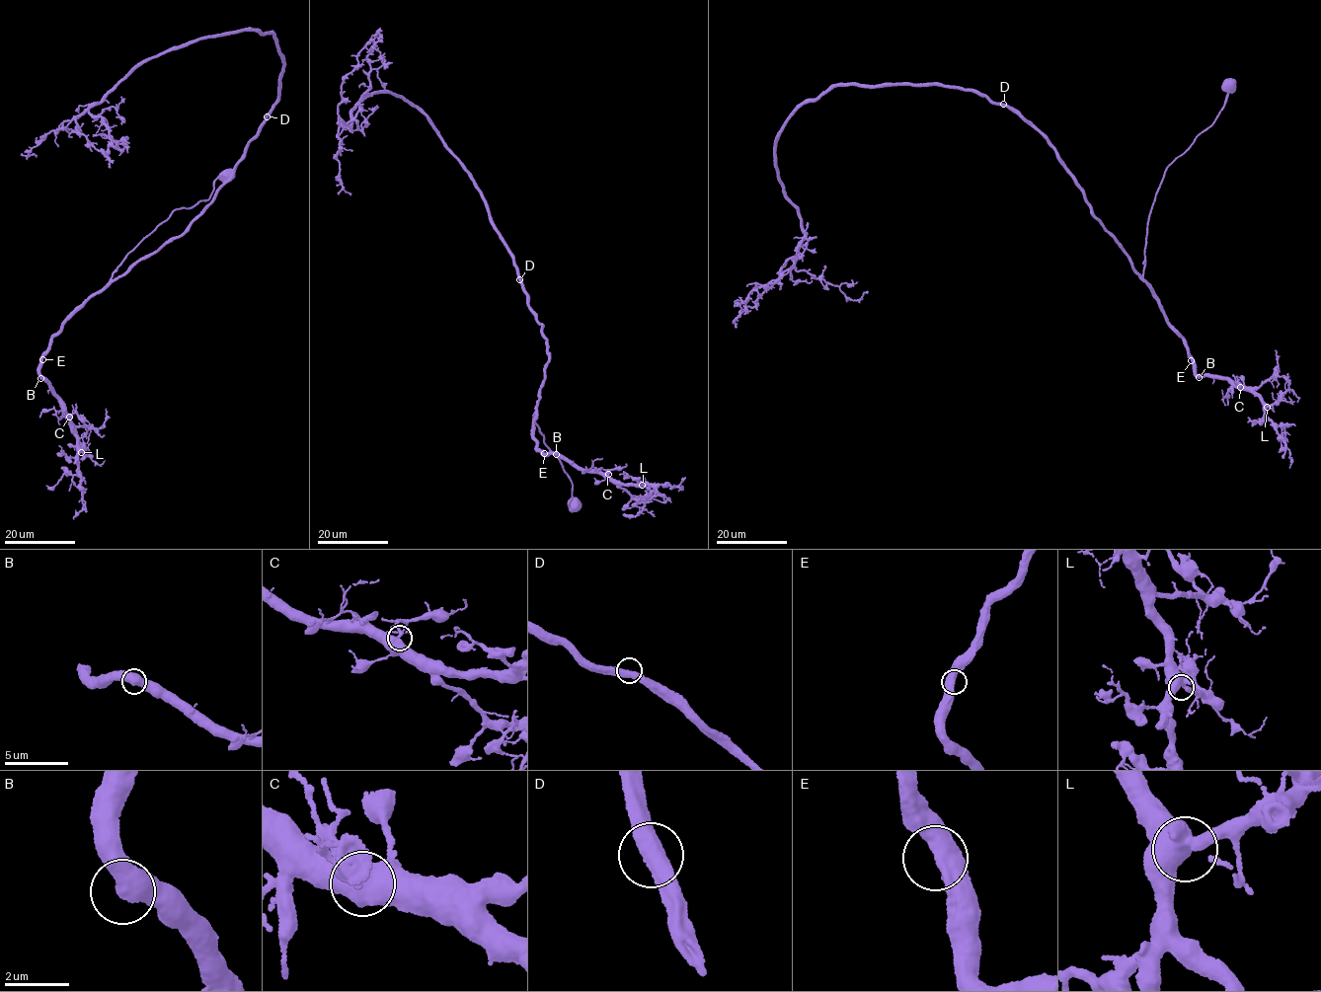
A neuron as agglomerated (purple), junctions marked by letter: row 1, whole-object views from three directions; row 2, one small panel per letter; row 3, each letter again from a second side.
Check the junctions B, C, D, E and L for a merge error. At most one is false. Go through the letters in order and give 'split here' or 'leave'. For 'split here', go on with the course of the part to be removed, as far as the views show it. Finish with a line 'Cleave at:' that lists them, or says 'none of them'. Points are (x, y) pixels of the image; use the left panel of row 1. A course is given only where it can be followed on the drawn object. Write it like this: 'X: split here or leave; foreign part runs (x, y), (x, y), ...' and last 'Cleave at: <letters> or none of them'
B: leave
C: leave
D: leave
E: leave
L: leave
Cleave at: none of them

